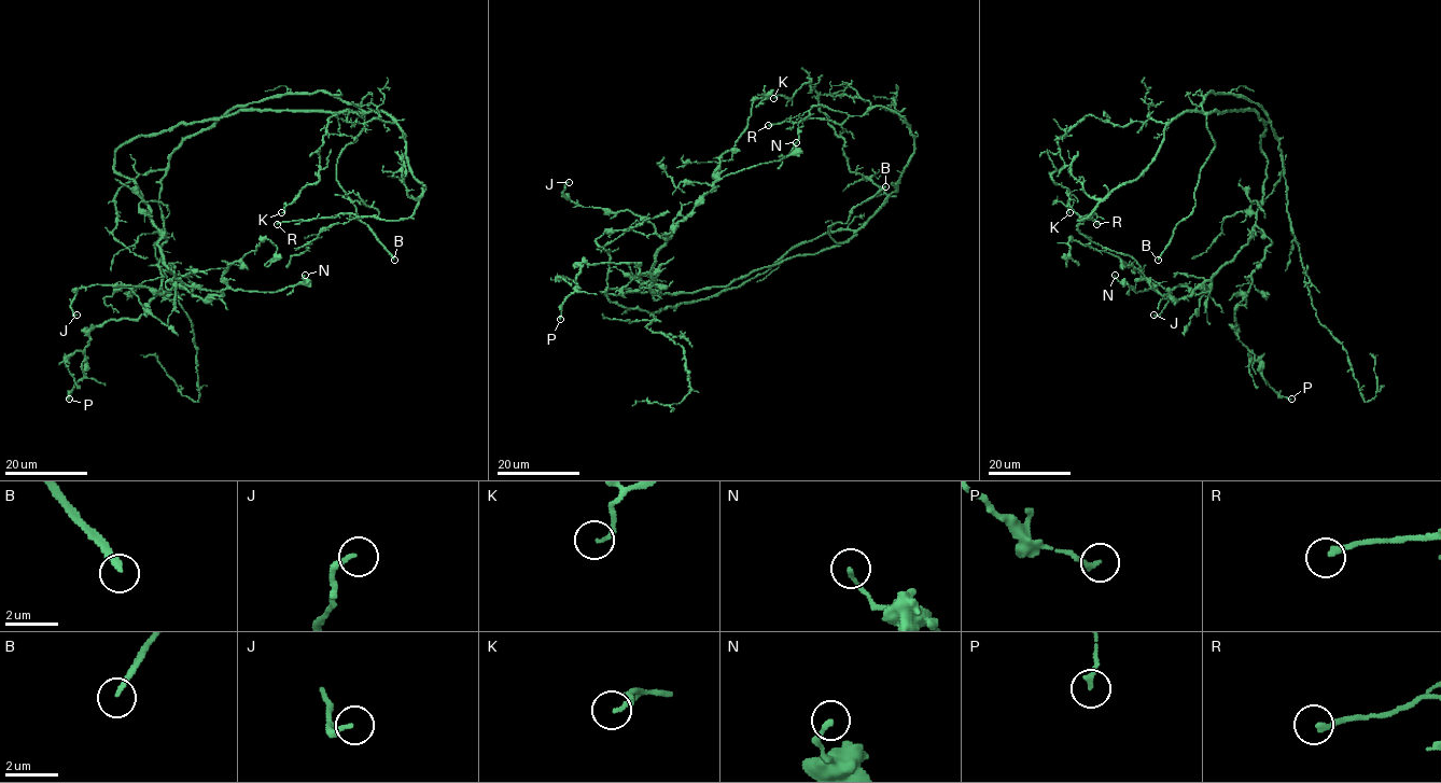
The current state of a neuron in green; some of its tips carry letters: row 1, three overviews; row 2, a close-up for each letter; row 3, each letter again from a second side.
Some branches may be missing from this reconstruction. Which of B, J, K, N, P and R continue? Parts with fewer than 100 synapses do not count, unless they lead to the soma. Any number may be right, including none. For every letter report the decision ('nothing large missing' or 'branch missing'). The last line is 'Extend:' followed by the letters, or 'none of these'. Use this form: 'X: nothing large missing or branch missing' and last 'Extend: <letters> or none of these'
B: branch missing
J: nothing large missing
K: nothing large missing
N: nothing large missing
P: nothing large missing
R: nothing large missing
Extend: B

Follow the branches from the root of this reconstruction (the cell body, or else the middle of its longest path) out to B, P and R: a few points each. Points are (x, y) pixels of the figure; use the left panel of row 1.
B: (332, 112), (359, 112), (364, 117), (361, 134), (338, 158), (337, 181), (355, 208), (357, 215), (394, 260)
P: (332, 112), (240, 110), (115, 151), (167, 239), (162, 284), (137, 319), (89, 332), (69, 399)
R: (332, 112), (381, 111), (400, 126), (407, 166), (422, 184), (418, 207), (401, 220), (340, 213), (277, 224)

